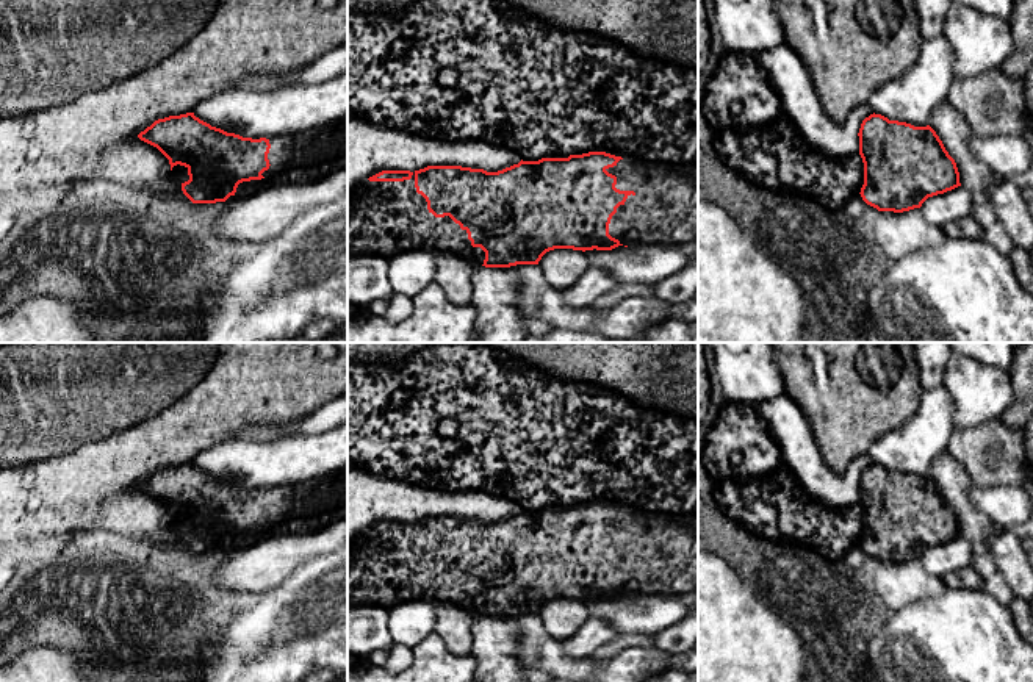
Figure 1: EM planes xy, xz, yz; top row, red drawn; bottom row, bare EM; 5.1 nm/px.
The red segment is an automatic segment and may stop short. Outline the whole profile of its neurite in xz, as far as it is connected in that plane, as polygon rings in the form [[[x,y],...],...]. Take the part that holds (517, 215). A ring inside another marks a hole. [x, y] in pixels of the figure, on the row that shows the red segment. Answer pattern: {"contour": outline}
{"contour": [[[606,152],[570,155],[568,158],[542,158],[538,161],[520,161],[498,172],[462,166],[427,166],[410,170],[382,170],[347,192],[347,258],[355,255],[393,257],[412,249],[432,249],[443,255],[455,255],[474,266],[510,267],[516,264],[538,264],[542,257],[554,249],[573,250],[612,250],[618,246],[648,246],[662,249],[692,247],[698,244],[698,183],[692,180],[692,170],[679,170],[665,163],[639,163],[631,158],[615,156]]]}

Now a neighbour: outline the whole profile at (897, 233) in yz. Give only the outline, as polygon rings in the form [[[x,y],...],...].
[[[920,208],[903,213],[880,211],[873,224],[873,235],[891,261],[927,247],[936,247],[947,239],[942,228],[923,217]]]

